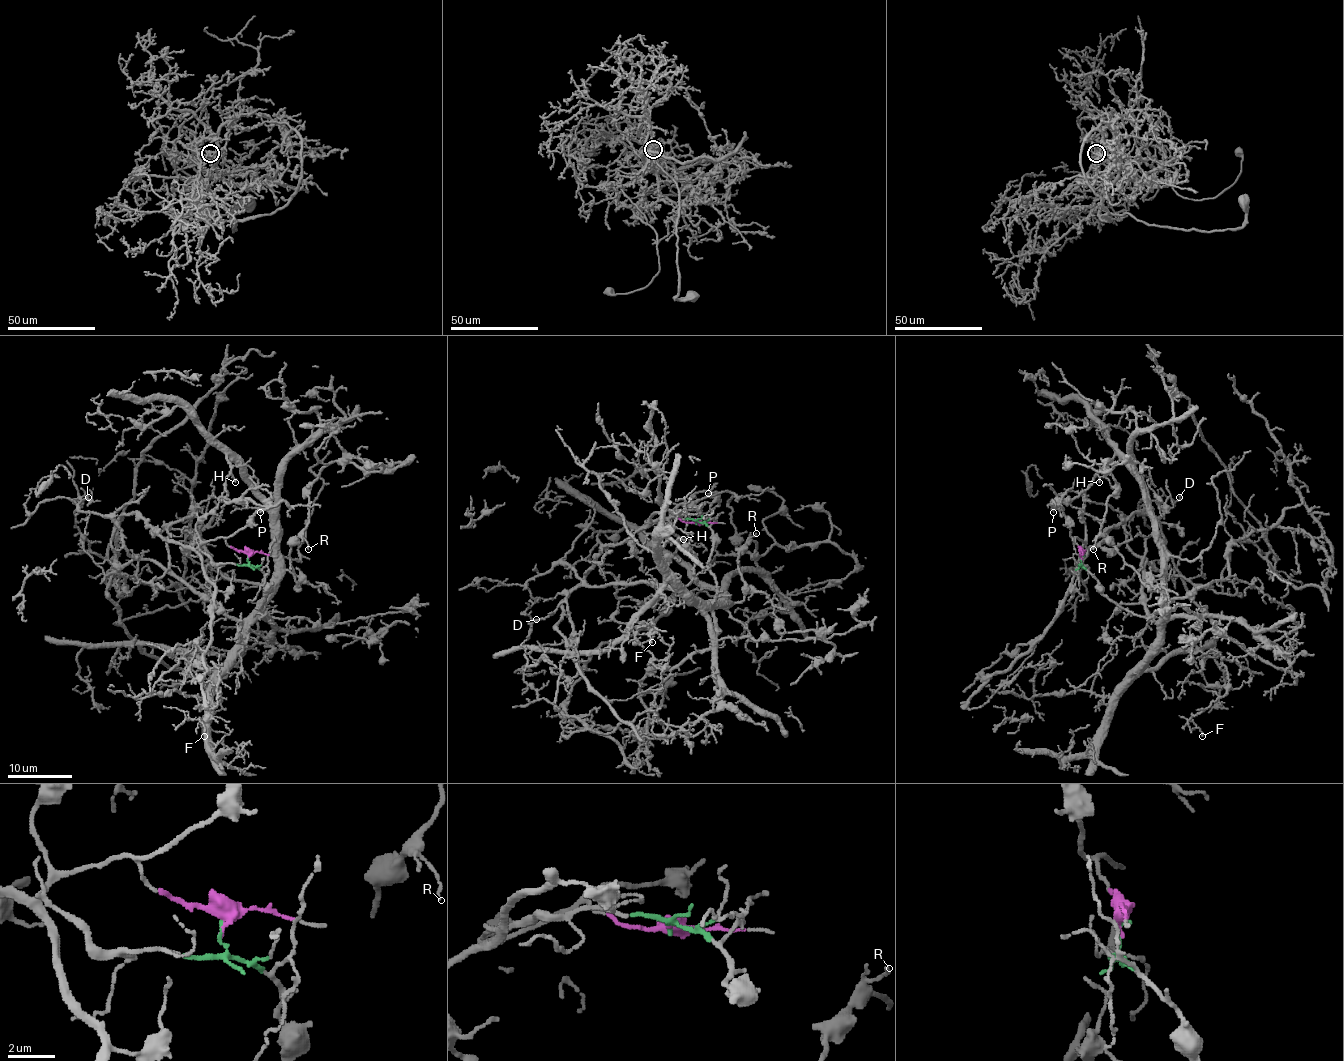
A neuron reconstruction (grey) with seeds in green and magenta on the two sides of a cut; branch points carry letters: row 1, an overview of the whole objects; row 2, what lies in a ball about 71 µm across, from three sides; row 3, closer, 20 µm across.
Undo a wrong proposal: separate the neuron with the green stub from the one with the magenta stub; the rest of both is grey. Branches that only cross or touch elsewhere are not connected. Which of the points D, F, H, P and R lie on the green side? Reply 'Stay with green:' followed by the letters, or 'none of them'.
Stay with green: D, F, H, R

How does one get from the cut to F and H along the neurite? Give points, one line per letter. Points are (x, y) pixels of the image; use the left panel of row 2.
F: (249, 554), (268, 618), (218, 668), (184, 652), (203, 650), (219, 692), (203, 736)
H: (249, 554), (263, 574), (260, 608), (268, 618), (275, 519), (228, 456), (236, 482)

